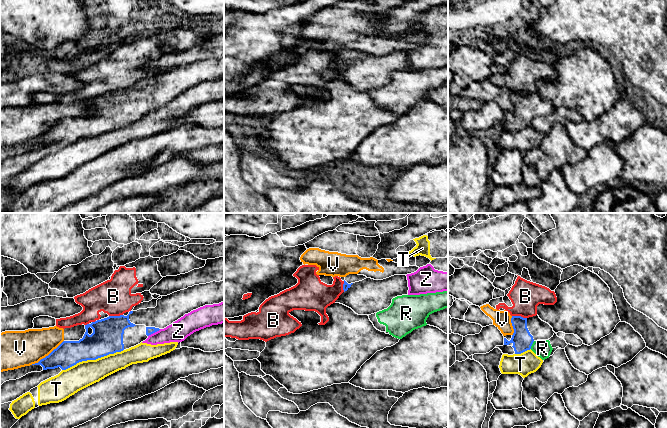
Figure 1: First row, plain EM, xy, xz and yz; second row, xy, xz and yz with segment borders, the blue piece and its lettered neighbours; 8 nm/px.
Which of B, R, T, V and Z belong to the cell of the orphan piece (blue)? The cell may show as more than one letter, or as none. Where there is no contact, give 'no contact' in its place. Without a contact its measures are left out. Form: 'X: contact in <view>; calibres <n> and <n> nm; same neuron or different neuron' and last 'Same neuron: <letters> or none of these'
B: contact in yz; calibres 170 and 240 nm; different neuron
R: contact in yz; calibres 170 and 140 nm; different neuron
T: contact in xy; calibres 260 and 200 nm; different neuron
V: contact in xy; calibres 200 and 300 nm; different neuron
Z: contact in xy; calibres 60 and 170 nm; different neuron
Same neuron: none of these

